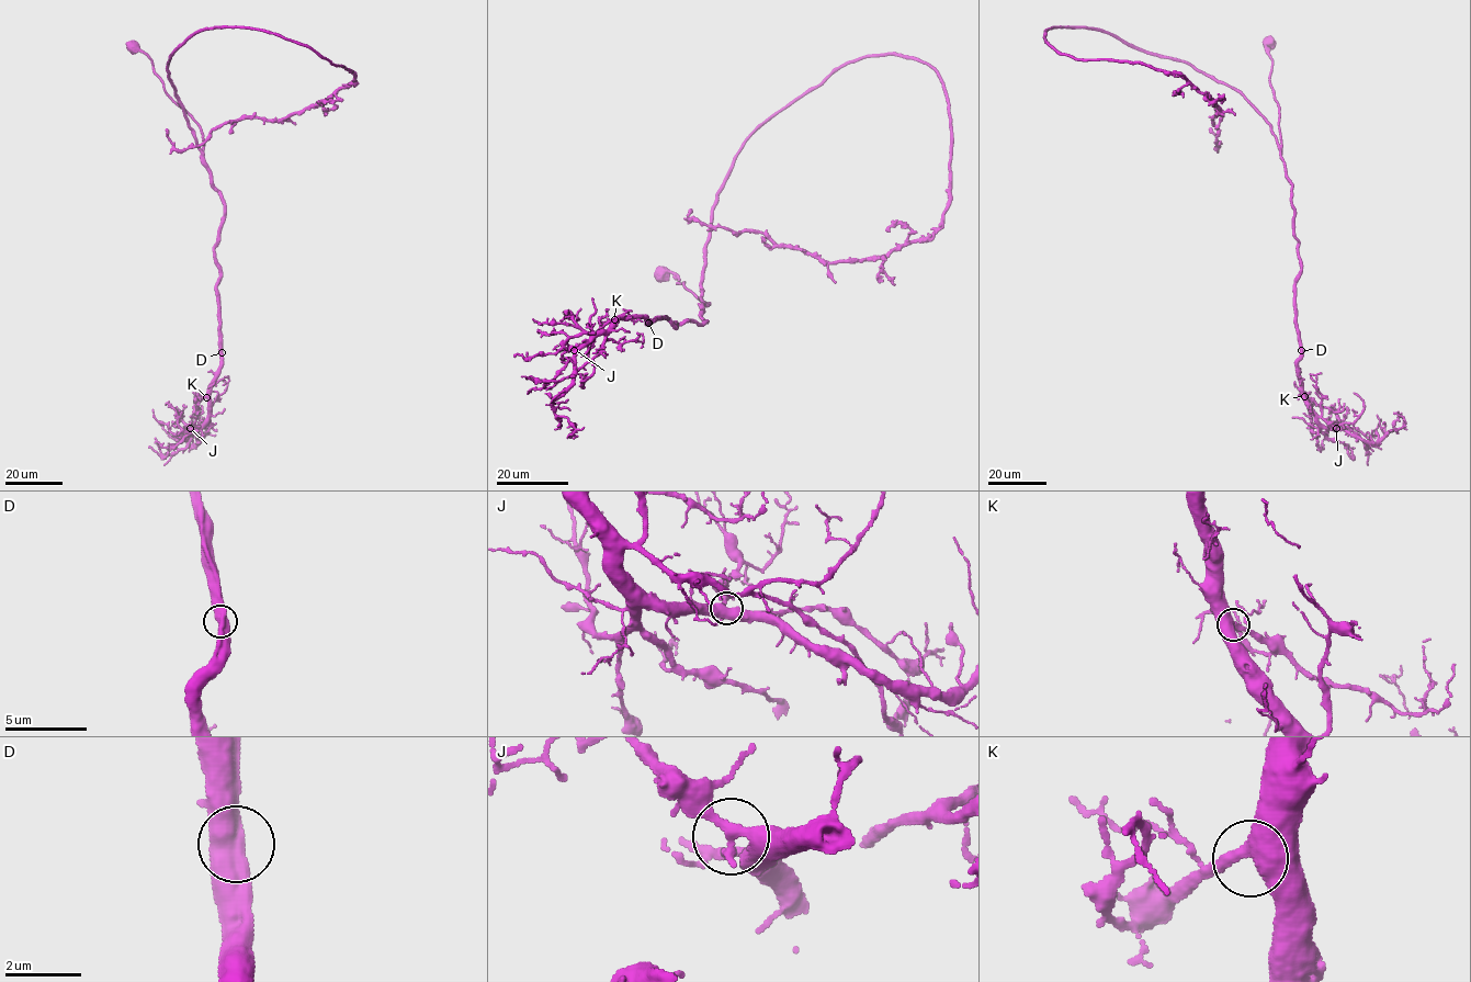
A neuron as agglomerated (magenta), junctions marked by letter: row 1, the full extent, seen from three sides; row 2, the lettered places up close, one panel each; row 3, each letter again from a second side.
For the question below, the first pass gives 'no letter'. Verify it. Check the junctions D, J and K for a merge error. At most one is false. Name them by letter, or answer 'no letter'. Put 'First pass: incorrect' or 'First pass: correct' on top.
First pass: correct
no letter

